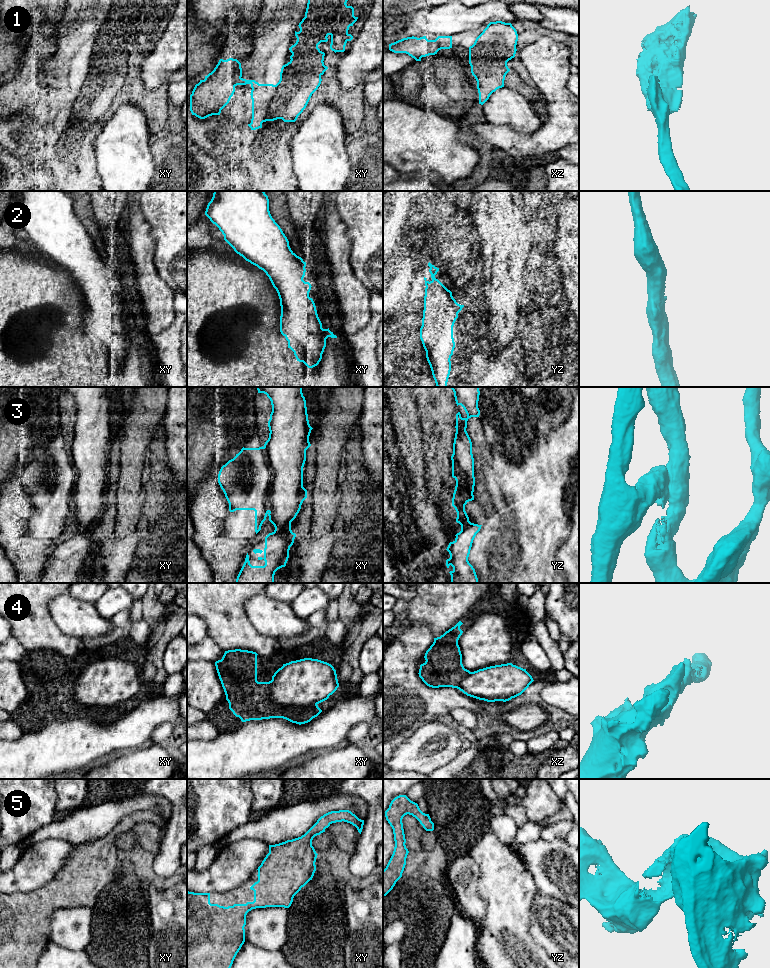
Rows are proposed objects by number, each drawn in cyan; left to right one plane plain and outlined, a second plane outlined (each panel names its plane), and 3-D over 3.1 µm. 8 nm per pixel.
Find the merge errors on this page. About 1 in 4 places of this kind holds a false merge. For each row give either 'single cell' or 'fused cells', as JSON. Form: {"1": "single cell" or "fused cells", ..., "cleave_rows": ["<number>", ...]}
{"1": "fused cells", "2": "single cell", "3": "fused cells", "4": "fused cells", "5": "single cell", "cleave_rows": ["1", "3", "4"]}

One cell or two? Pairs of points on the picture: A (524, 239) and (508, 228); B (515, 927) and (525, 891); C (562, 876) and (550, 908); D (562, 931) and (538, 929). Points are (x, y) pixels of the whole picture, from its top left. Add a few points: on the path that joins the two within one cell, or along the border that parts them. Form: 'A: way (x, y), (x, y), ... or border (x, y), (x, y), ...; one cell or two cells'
A: way (520, 239), (512, 232); one cell
B: way (515, 918), (516, 900); one cell
C: border (538, 890), (542, 894), (556, 897), (568, 904); two cells
D: way (556, 929), (544, 929); one cell

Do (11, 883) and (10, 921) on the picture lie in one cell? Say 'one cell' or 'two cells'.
two cells

